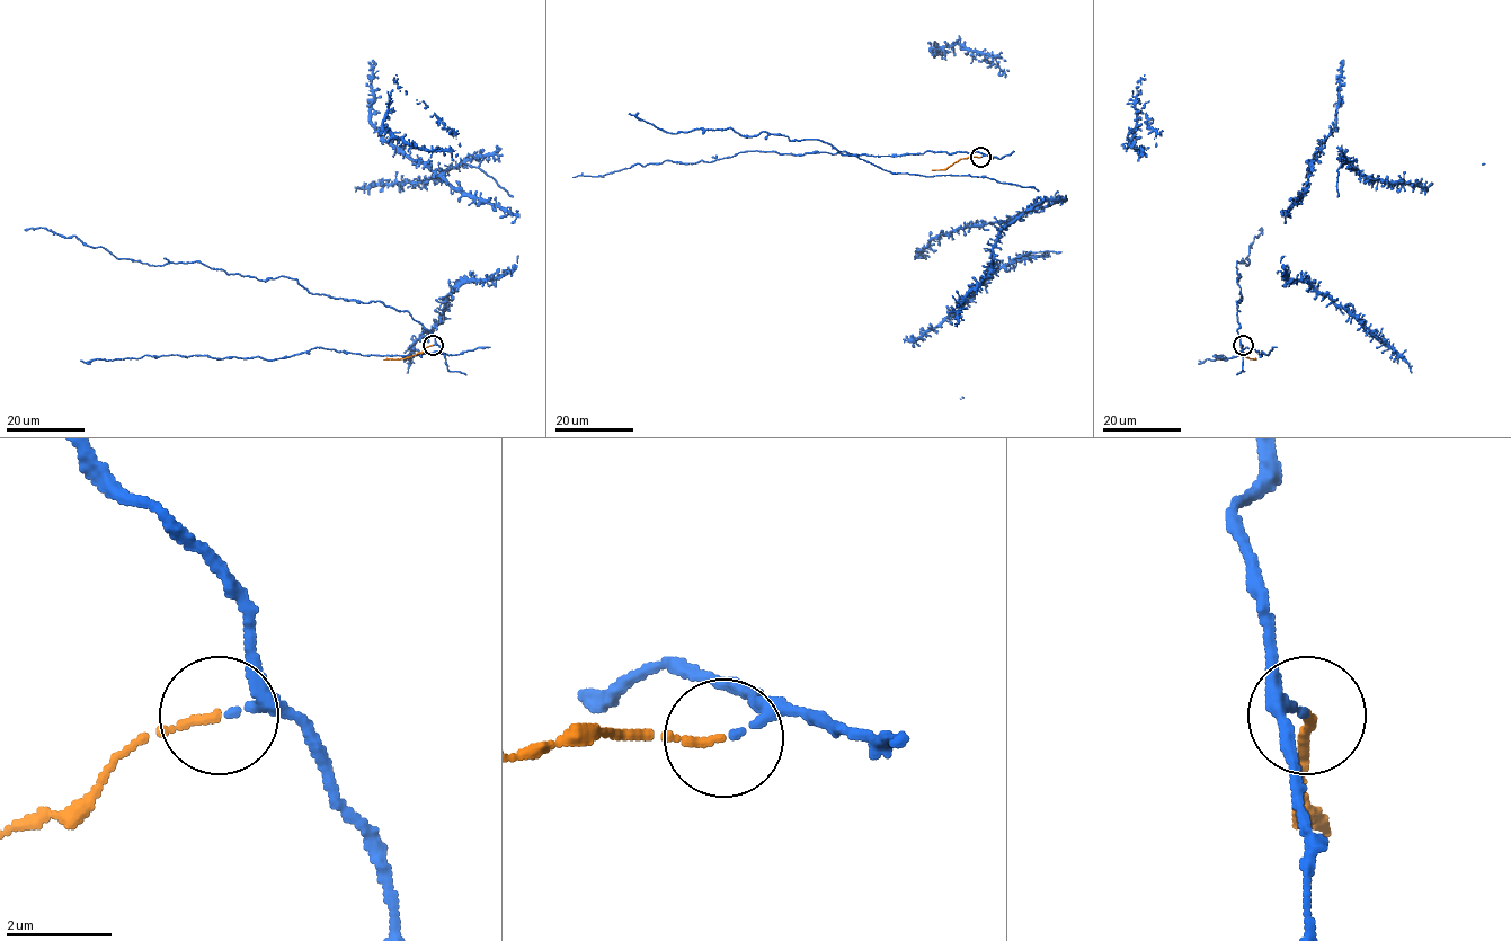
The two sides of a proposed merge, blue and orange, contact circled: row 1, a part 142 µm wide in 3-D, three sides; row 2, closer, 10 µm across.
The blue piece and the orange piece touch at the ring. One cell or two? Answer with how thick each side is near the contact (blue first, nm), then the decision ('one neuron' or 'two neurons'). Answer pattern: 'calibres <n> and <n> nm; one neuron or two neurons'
calibres 120 and 130 nm; one neuron

